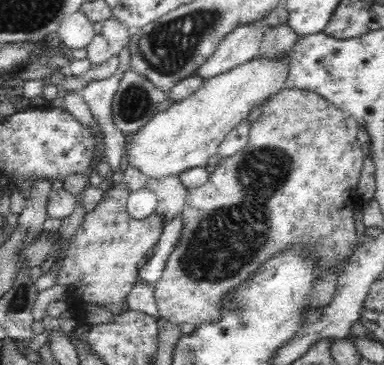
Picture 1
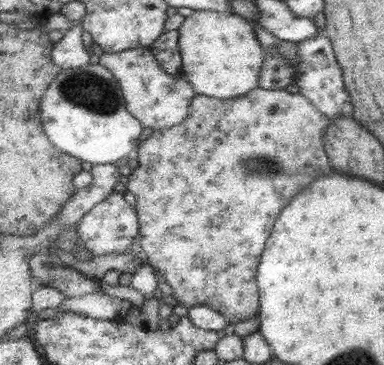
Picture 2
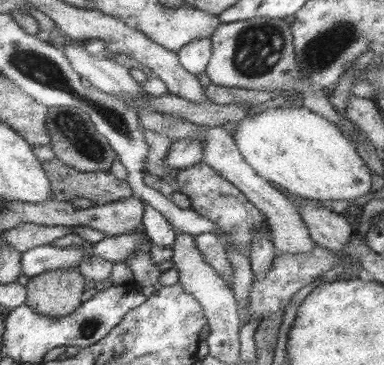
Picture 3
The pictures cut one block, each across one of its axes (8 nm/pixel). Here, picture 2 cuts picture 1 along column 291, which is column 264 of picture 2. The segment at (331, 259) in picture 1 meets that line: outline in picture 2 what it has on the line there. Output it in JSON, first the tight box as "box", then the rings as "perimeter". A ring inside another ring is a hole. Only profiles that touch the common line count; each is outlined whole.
{"box":[127,88,335,336],"perimeter":[[[259,88],[259,90],[251,92],[249,96],[243,96],[237,100],[219,100],[219,98],[209,98],[209,96],[197,96],[193,104],[195,106],[191,106],[191,118],[187,122],[183,122],[171,130],[159,130],[149,140],[145,140],[141,144],[141,150],[137,152],[137,156],[139,156],[137,160],[141,166],[133,174],[129,174],[127,190],[137,198],[139,222],[141,222],[141,236],[139,236],[137,248],[145,250],[145,254],[151,260],[151,266],[159,272],[159,278],[171,286],[171,292],[173,292],[171,296],[177,300],[179,306],[183,306],[187,310],[191,310],[193,306],[209,306],[209,308],[219,310],[223,316],[227,316],[227,320],[231,324],[227,330],[223,330],[223,336],[225,336],[225,334],[231,334],[231,330],[237,322],[257,318],[261,314],[261,294],[259,294],[259,276],[257,276],[259,270],[257,268],[261,264],[261,256],[263,256],[265,244],[271,236],[271,230],[275,228],[275,222],[277,222],[279,214],[283,212],[283,208],[287,204],[291,204],[305,190],[311,190],[311,186],[315,186],[315,182],[319,182],[321,178],[335,176],[331,158],[327,154],[327,130],[331,128],[333,120],[329,120],[323,112],[319,112],[319,108],[315,108],[315,104],[309,98],[305,98],[303,94],[289,94],[287,90]]]}

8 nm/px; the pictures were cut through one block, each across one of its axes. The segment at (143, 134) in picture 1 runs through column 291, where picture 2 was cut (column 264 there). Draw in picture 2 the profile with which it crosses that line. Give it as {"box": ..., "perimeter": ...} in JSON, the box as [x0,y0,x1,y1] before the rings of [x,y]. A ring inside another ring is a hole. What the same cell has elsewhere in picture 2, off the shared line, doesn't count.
{"box":[181,12,265,100],"perimeter":[[[195,12],[181,28],[181,52],[183,52],[183,76],[195,86],[199,96],[237,100],[249,96],[261,88],[265,70],[265,48],[259,44],[255,26],[243,16],[223,12]]]}

